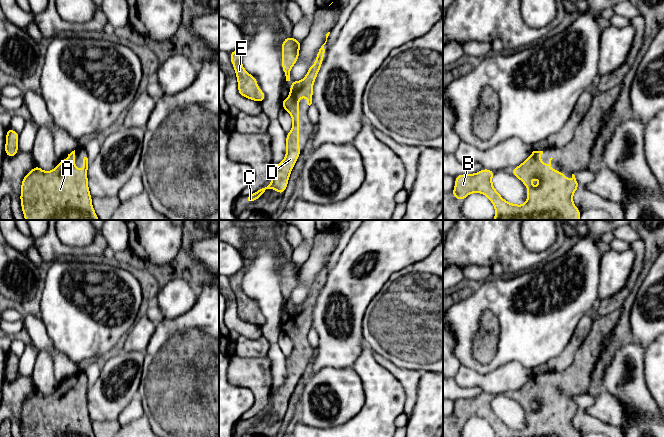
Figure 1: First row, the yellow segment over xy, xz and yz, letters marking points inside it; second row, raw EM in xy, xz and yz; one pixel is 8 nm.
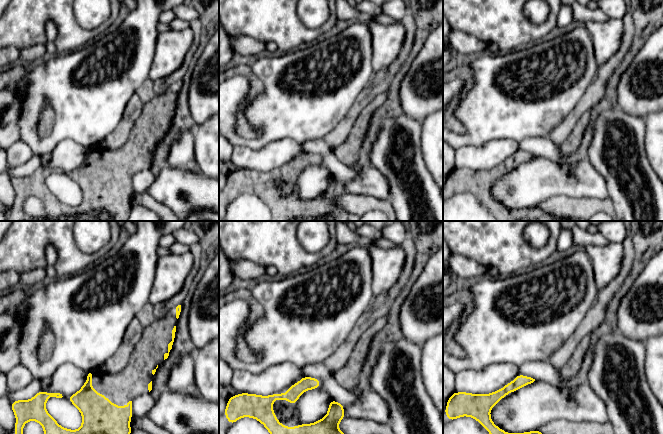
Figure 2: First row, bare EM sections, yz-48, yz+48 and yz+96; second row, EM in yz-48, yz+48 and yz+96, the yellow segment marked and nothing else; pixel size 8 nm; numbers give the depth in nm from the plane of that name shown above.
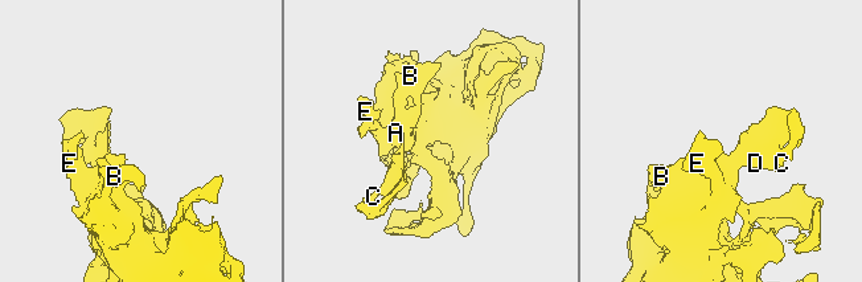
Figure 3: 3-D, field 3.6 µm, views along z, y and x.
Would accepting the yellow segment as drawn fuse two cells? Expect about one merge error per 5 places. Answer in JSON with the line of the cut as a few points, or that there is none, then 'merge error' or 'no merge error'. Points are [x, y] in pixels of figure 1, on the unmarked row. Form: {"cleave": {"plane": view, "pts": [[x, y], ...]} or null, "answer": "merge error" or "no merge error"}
{"cleave": null, "answer": "no merge error"}

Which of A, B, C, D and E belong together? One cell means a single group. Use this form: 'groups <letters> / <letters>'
groups A B C D E

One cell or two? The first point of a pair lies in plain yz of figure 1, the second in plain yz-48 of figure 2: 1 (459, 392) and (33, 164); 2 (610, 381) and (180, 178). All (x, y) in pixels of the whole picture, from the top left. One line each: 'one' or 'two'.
1: one
2: two

